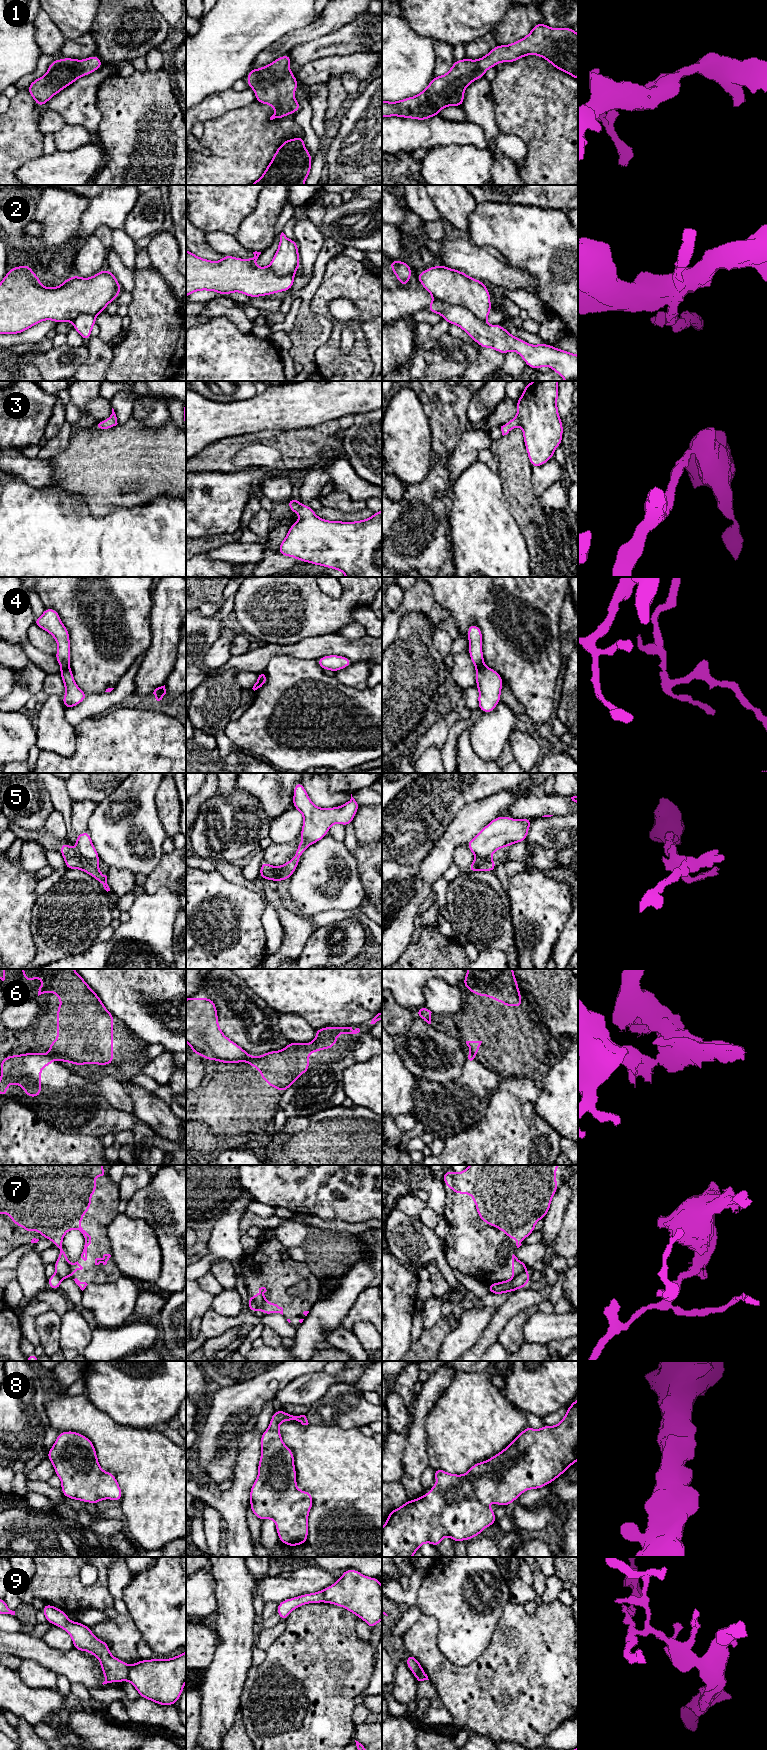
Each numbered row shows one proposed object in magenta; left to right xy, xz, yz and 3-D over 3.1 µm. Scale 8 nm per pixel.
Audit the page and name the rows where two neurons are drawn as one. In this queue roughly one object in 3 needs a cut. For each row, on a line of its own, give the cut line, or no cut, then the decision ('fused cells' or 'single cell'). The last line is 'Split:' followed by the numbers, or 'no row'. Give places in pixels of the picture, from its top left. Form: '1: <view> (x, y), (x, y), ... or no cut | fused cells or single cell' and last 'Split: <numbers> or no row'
1: no cut | single cell
2: yz (433, 296), (450, 304), (465, 307), (484, 322) | fused cells
3: no cut | single cell
4: xy (69, 666), (61, 669) | fused cells
5: xy (76, 852), (86, 858), (98, 861) | fused cells
6: xz (250, 1056), (244, 1061) | fused cells
7: yz (525, 1272), (513, 1277) | fused cells
8: no cut | single cell
9: xy (130, 1666), (126, 1679) | fused cells
Split: 2, 4, 5, 6, 7, 9

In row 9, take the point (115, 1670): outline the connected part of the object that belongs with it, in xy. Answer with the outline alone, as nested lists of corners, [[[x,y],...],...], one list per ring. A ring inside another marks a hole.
[[[47,1603],[41,1611],[44,1613],[47,1622],[64,1629],[71,1636],[74,1649],[87,1651],[99,1659],[105,1676],[103,1685],[127,1680],[130,1666],[126,1662],[113,1657],[108,1643],[97,1639],[88,1626],[80,1622],[70,1621],[64,1611]]]

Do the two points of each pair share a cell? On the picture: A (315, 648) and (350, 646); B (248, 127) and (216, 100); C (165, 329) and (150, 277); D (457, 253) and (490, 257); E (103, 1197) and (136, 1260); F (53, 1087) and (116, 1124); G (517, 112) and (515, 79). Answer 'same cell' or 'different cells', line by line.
A: same cell
B: different cells
C: same cell
D: same cell
E: different cells
F: same cell
G: same cell

